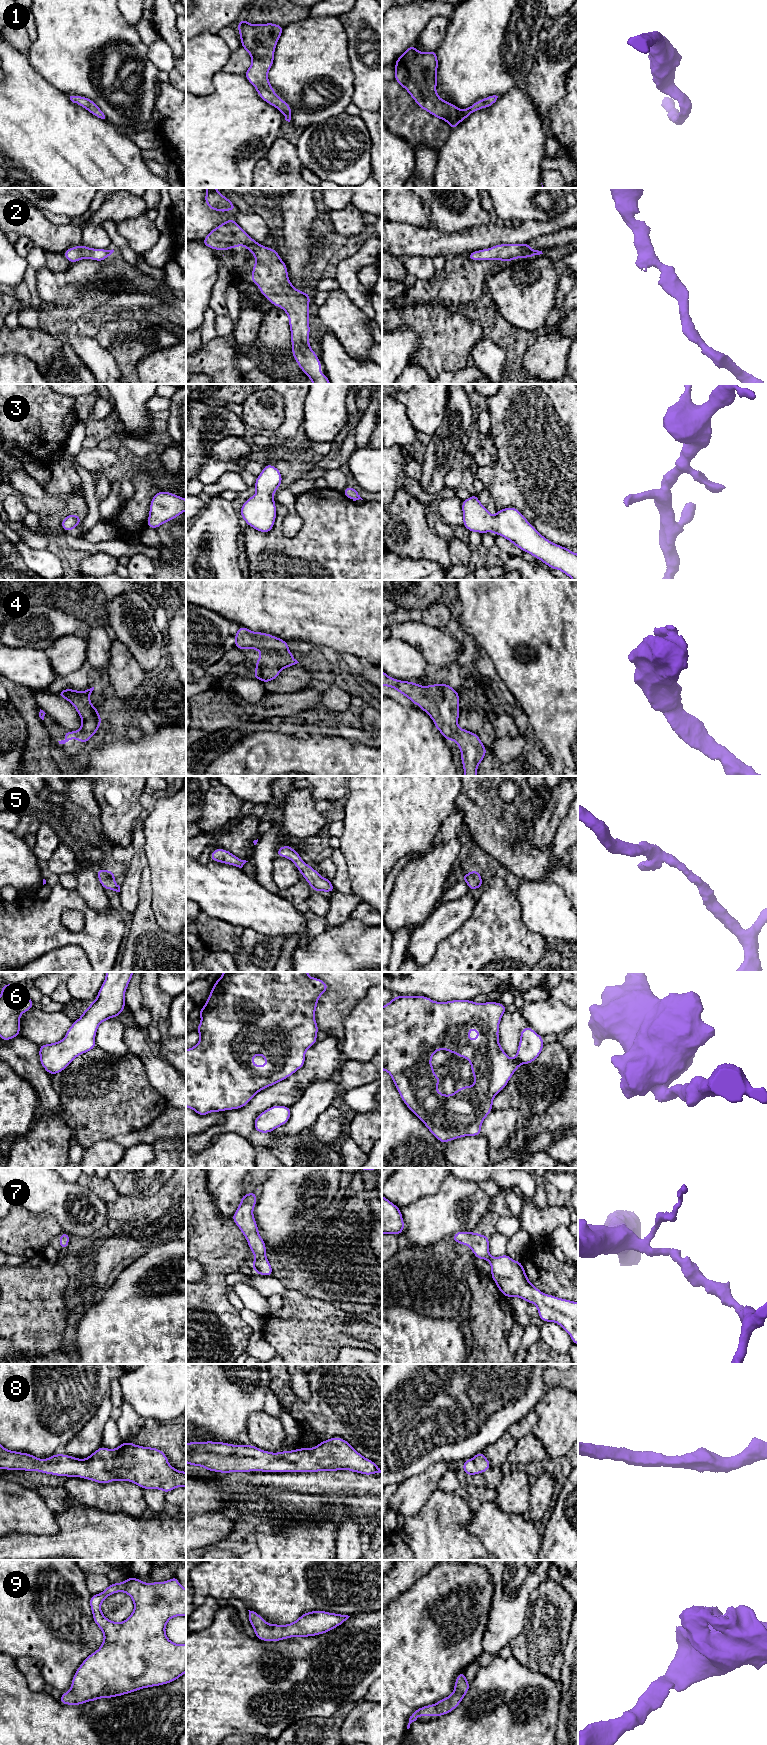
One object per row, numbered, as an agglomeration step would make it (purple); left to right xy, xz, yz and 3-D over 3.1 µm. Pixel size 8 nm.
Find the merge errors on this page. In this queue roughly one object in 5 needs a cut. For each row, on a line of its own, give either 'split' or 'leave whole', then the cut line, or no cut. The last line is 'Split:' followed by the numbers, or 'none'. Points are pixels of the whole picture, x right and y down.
1: leave whole; no cut
2: leave whole; no cut
3: leave whole; no cut
4: leave whole; no cut
5: leave whole; no cut
6: leave whole; no cut
7: leave whole; no cut
8: leave whole; no cut
9: leave whole; no cut
Split: none

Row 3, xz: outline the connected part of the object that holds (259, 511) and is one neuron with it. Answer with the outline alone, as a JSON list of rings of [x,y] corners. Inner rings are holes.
[[[274,465],[264,466],[256,477],[256,494],[245,500],[240,509],[240,516],[248,526],[262,533],[269,533],[276,520],[276,503],[273,495],[282,484],[282,474]]]

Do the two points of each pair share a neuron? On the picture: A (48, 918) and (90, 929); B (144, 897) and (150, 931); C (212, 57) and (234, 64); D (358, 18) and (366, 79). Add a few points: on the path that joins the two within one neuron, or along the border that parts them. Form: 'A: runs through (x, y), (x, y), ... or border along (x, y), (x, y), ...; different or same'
A: runs through (58, 928), (66, 936), (80, 936); same
B: runs through (144, 905), (144, 923); same
C: border along (232, 53), (227, 63), (221, 69); different
D: runs through (366, 33), (366, 64); same

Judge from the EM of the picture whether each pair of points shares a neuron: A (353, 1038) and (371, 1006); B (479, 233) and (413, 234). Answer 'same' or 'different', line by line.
A: same
B: same

